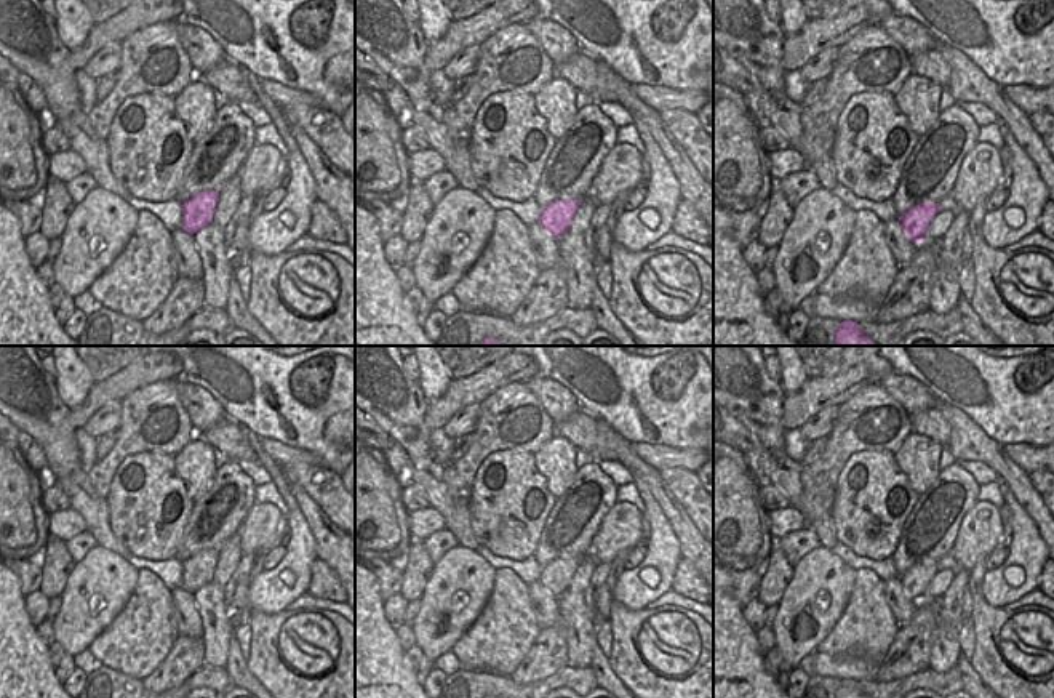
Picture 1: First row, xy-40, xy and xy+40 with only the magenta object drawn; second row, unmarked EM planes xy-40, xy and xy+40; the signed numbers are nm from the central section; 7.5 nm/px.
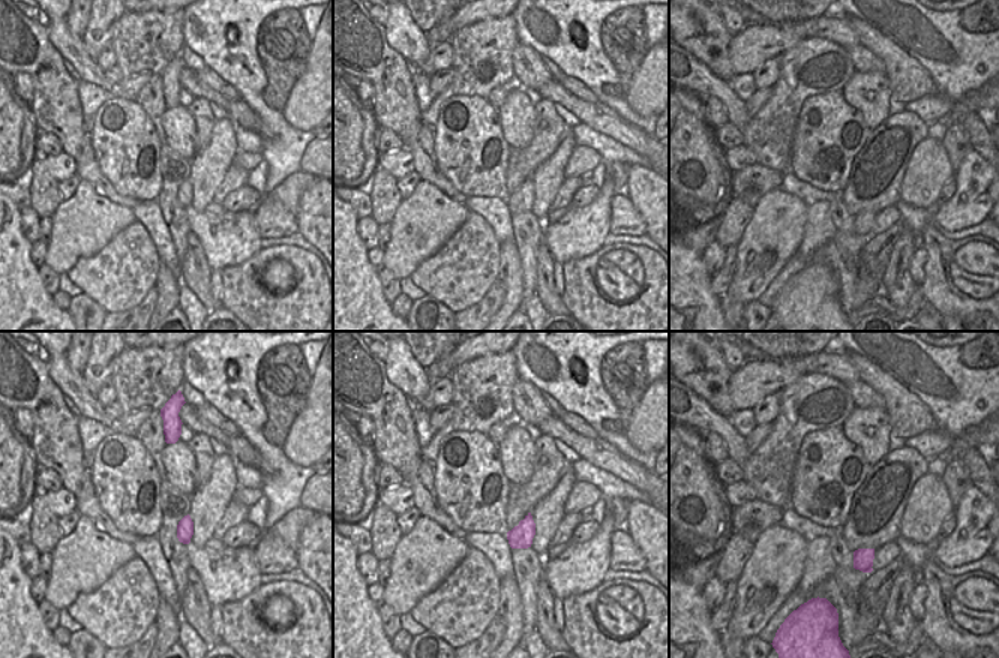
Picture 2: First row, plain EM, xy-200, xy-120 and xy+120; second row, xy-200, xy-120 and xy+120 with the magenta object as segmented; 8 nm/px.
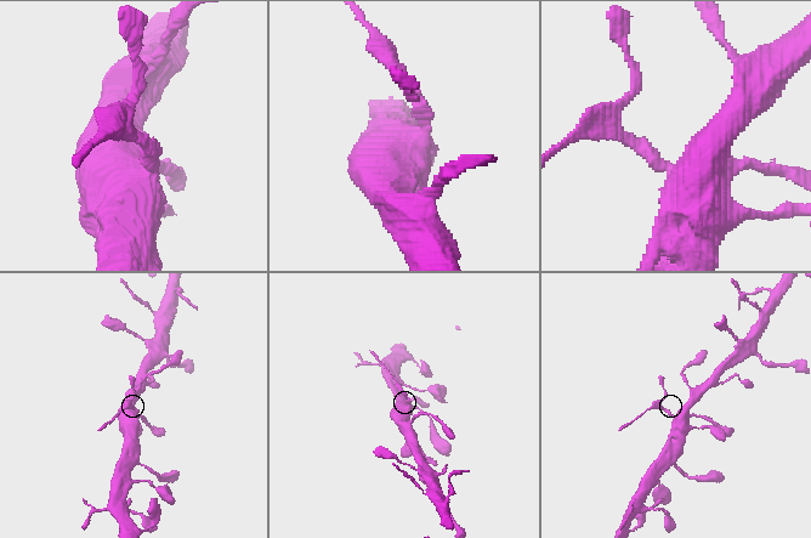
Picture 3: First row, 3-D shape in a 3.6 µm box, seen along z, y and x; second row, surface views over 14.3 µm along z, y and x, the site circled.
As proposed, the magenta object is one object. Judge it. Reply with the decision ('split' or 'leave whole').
split

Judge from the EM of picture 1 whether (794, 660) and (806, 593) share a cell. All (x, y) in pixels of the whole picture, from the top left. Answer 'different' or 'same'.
same

